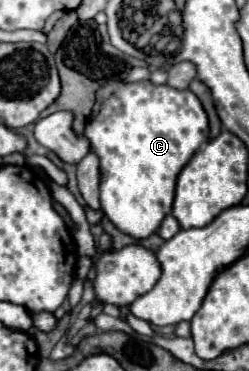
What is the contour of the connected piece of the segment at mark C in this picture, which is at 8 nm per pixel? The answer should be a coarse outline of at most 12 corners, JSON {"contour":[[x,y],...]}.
{"contour":[[150,81],[96,93],[84,135],[104,217],[148,239],[208,141],[198,97]]}

